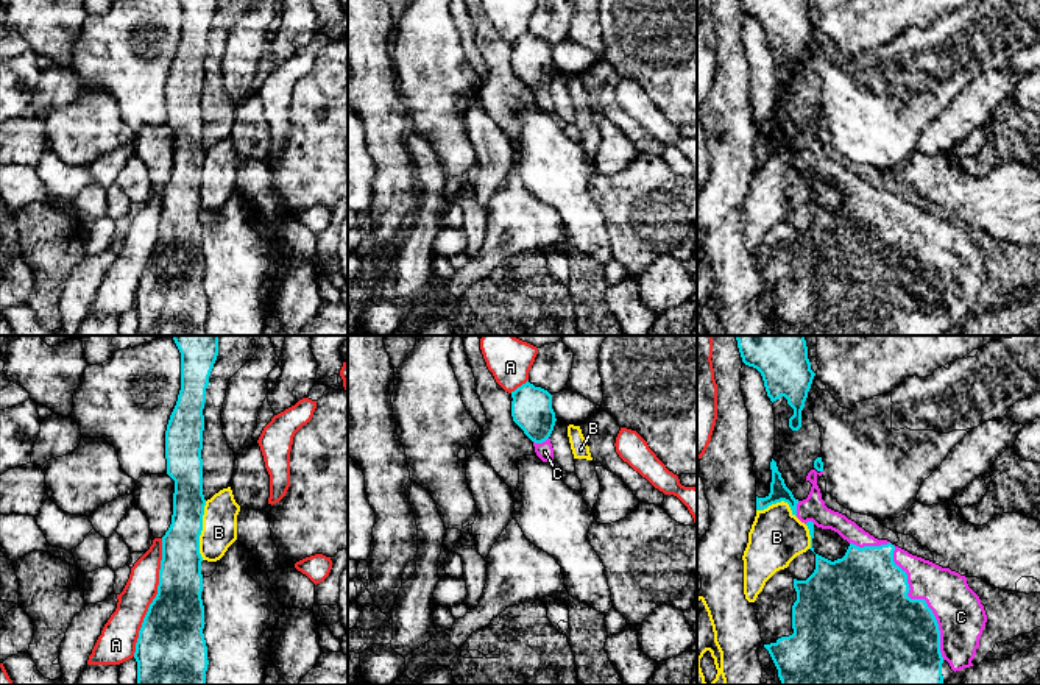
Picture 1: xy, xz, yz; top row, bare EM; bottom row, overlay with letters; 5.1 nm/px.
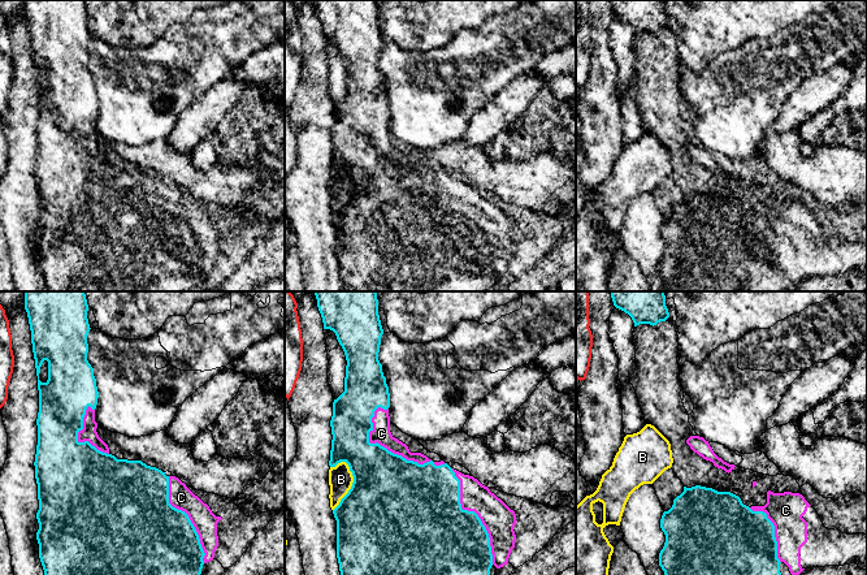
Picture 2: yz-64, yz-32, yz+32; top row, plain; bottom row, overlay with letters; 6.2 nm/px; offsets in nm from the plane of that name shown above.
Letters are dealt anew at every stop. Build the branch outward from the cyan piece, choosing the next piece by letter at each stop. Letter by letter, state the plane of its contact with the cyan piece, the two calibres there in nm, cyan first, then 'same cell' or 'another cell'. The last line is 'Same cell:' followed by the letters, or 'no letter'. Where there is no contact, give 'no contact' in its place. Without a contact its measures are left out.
A: contact in xy; calibres 340 and 180 nm; another cell
B: contact in xy; calibres 220 and 180 nm; another cell
C: contact in yz; calibres 460 and 260 nm; same cell
Same cell: C

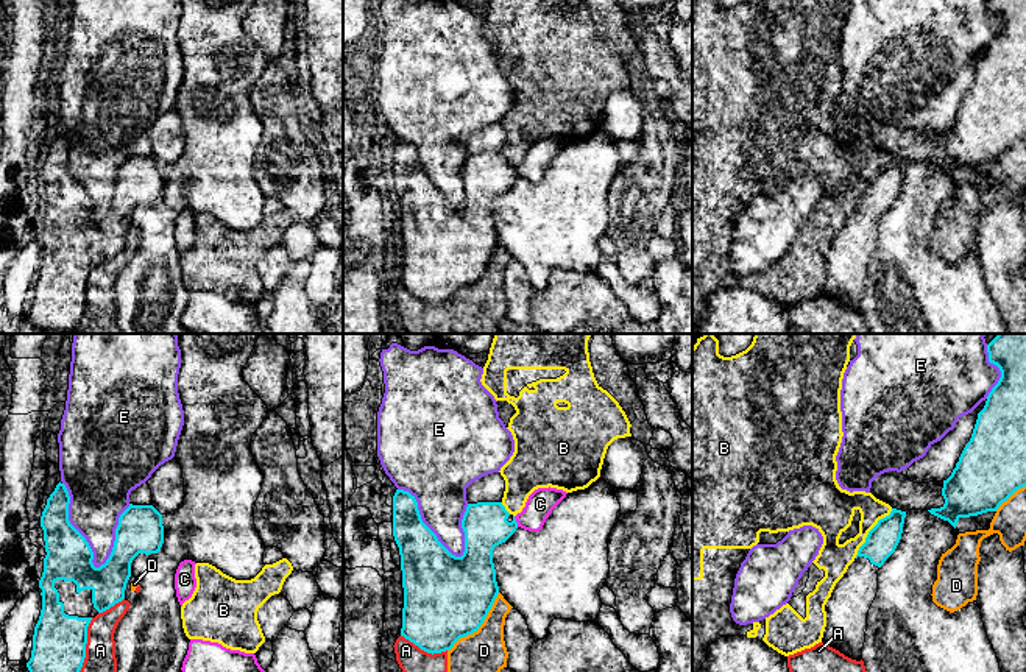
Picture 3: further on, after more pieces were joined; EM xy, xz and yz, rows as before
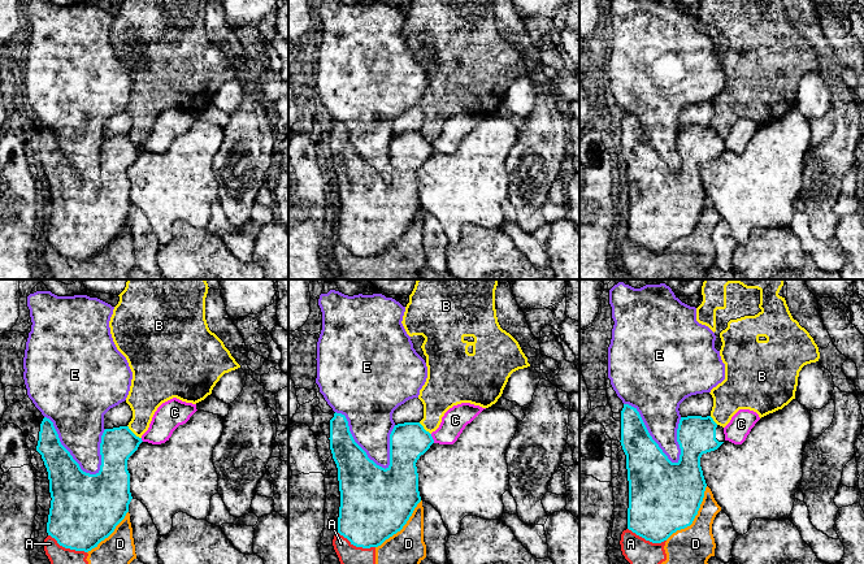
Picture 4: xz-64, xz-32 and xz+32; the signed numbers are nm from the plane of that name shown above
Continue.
A: contact in xy; calibres 280 and 160 nm; another cell
B: contact in yz; calibres 160 and 240 nm; another cell
C: contact in xz; calibres 240 and 140 nm; another cell
D: contact in xz; calibres 440 and 220 nm; another cell
E: contact in xy; calibres 240 and 320 nm; another cell
Same cell: no letter

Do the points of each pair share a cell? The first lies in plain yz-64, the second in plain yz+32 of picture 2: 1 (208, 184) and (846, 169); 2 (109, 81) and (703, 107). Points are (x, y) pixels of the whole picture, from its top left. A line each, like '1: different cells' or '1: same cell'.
1: same cell
2: same cell

